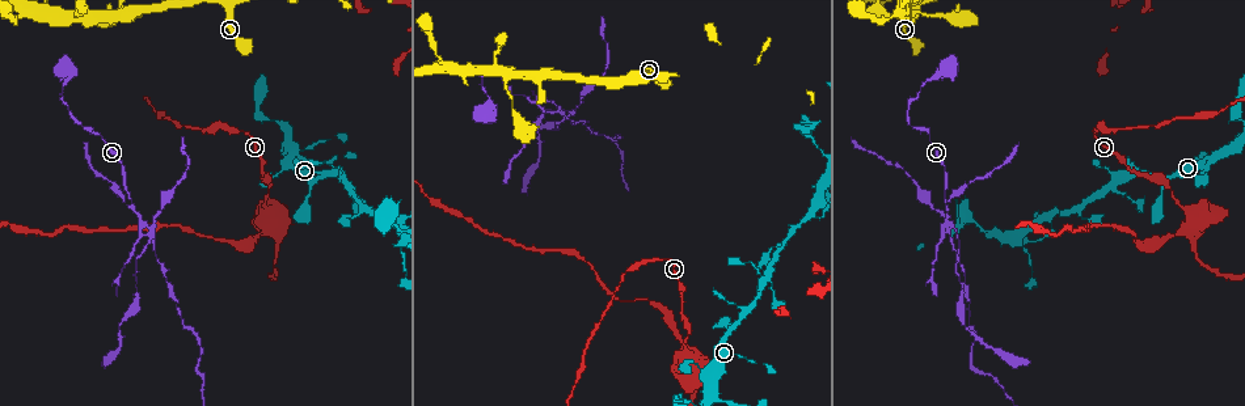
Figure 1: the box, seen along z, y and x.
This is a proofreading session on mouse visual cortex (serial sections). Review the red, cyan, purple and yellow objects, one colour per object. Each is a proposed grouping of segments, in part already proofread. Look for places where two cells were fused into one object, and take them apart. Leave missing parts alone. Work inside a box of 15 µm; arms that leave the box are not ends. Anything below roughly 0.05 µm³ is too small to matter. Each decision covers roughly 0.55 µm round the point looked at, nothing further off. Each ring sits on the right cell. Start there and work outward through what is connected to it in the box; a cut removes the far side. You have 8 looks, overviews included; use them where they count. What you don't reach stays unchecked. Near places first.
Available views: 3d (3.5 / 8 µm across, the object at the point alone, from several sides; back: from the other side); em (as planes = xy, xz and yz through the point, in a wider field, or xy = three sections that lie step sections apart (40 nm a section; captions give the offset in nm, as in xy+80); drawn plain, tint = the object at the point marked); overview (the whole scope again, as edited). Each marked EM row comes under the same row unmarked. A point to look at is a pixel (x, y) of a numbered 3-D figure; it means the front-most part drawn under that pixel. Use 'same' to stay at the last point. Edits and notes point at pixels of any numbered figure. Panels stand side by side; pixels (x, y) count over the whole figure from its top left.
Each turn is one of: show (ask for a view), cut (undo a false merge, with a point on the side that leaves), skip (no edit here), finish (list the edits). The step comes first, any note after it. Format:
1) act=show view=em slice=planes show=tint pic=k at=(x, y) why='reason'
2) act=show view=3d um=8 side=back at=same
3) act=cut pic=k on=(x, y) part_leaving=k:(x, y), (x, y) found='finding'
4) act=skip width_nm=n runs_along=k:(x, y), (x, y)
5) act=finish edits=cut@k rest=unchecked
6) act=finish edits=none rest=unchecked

act=show view=3d um=8 pic=1 at=(150, 231) why='looks like a crossing'

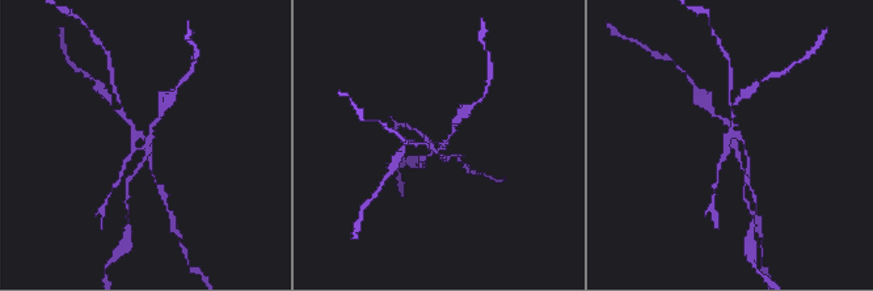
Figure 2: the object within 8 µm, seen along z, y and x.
act=show view=em slice=xy step=2 show=tint pic=2 at=(730, 147)

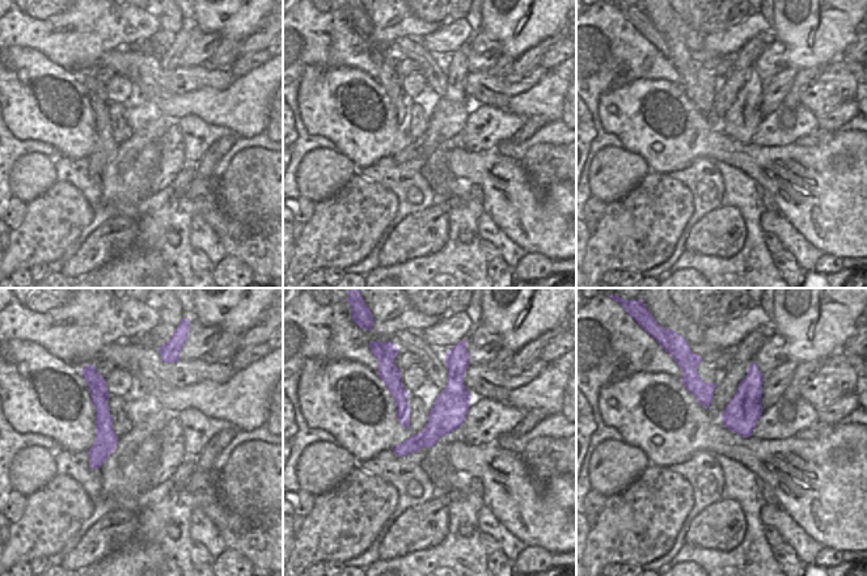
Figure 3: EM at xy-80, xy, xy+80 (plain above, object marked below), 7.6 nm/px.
act=cut pic=2 on=(104, 92) found='a second cell is stuck on'

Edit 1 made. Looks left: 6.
act=show view=3d um=3.5 pic=1 at=(1187, 229) why='abrupt turn'

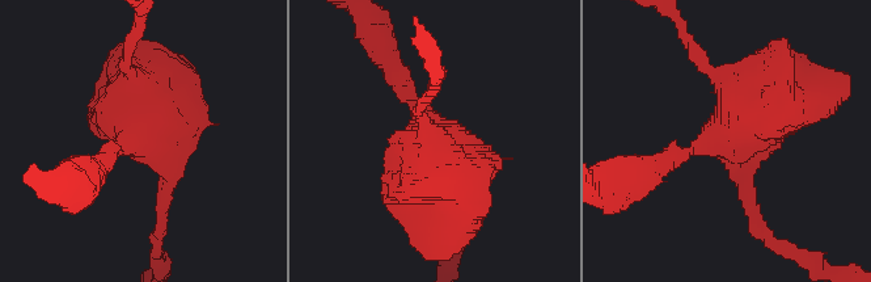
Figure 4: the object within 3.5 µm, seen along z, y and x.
act=show view=em slice=xy step=3 show=tint pic=4 at=(724, 128) why='shape alone is not enough'

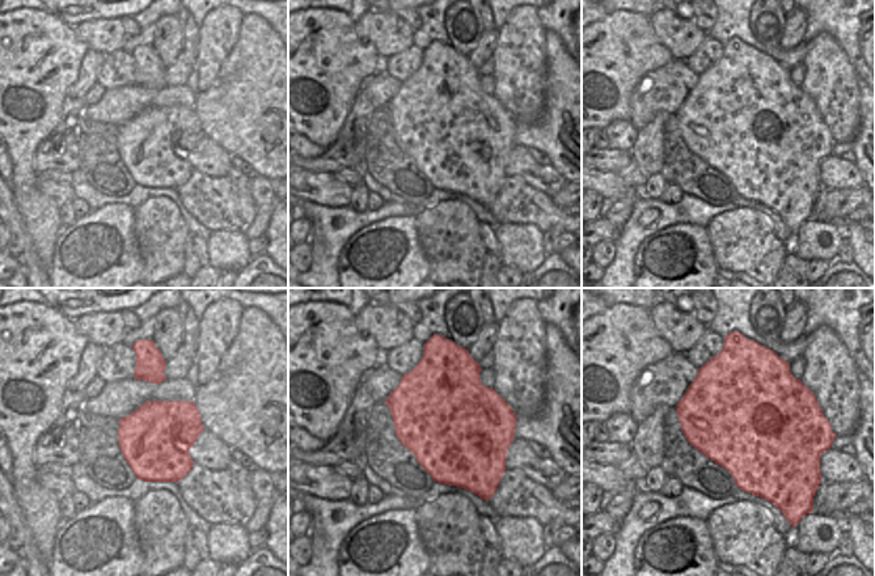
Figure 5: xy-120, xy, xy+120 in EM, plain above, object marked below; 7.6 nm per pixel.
act=skip runs_along=4:(129, 49), (140, 126), (111, 154) found='one cell here'

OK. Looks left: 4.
act=show view=3d um=8 pic=1 at=(808, 216) why='narrows sharply'

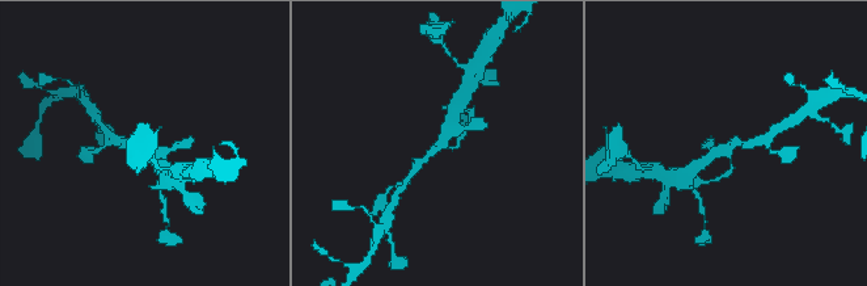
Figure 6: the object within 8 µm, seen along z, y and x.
act=show view=3d um=3.5 pic=6 at=(440, 141)

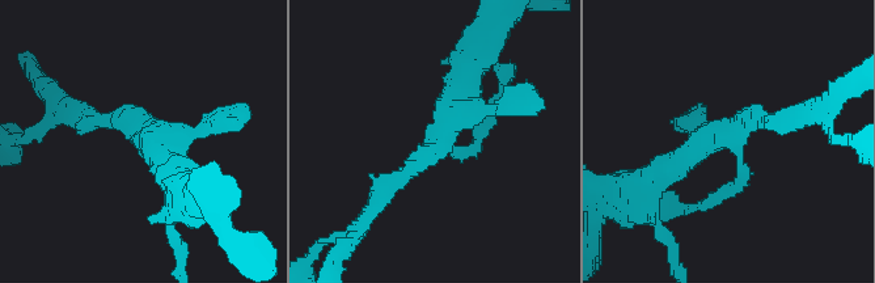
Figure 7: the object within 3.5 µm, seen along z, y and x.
act=show view=em slice=xy step=2 show=tint pic=7 at=(730, 133) arms=4 arm_widths_nm=150,150,250,350

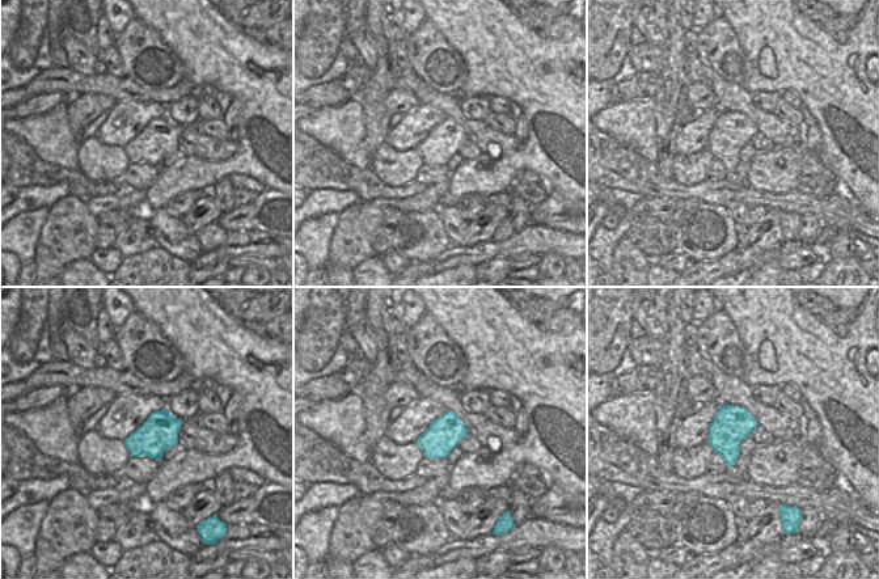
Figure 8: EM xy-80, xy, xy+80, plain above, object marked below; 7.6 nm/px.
act=skip runs_along=7:(375, 202), (431, 151), (468, 74) found='all the same cell'

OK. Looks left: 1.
act=finish edits=cut@2 rest=unchecked

